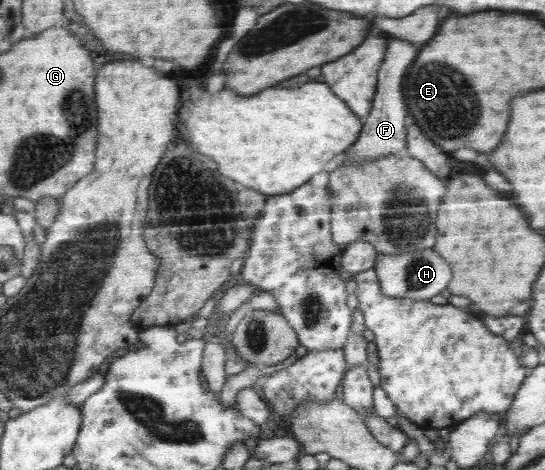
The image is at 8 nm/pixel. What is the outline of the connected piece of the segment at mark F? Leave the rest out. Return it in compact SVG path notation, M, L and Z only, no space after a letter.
M394 37L391 41L391 49L387 49L387 61L383 61L382 68L378 72L378 88L374 96L373 109L367 119L361 121L361 136L346 149L347 157L343 164L382 158L406 147L406 123L409 119L407 119L407 107L403 101L402 85L405 82L407 67L411 65L411 61L419 51L421 51L419 45L413 45L402 38Z

